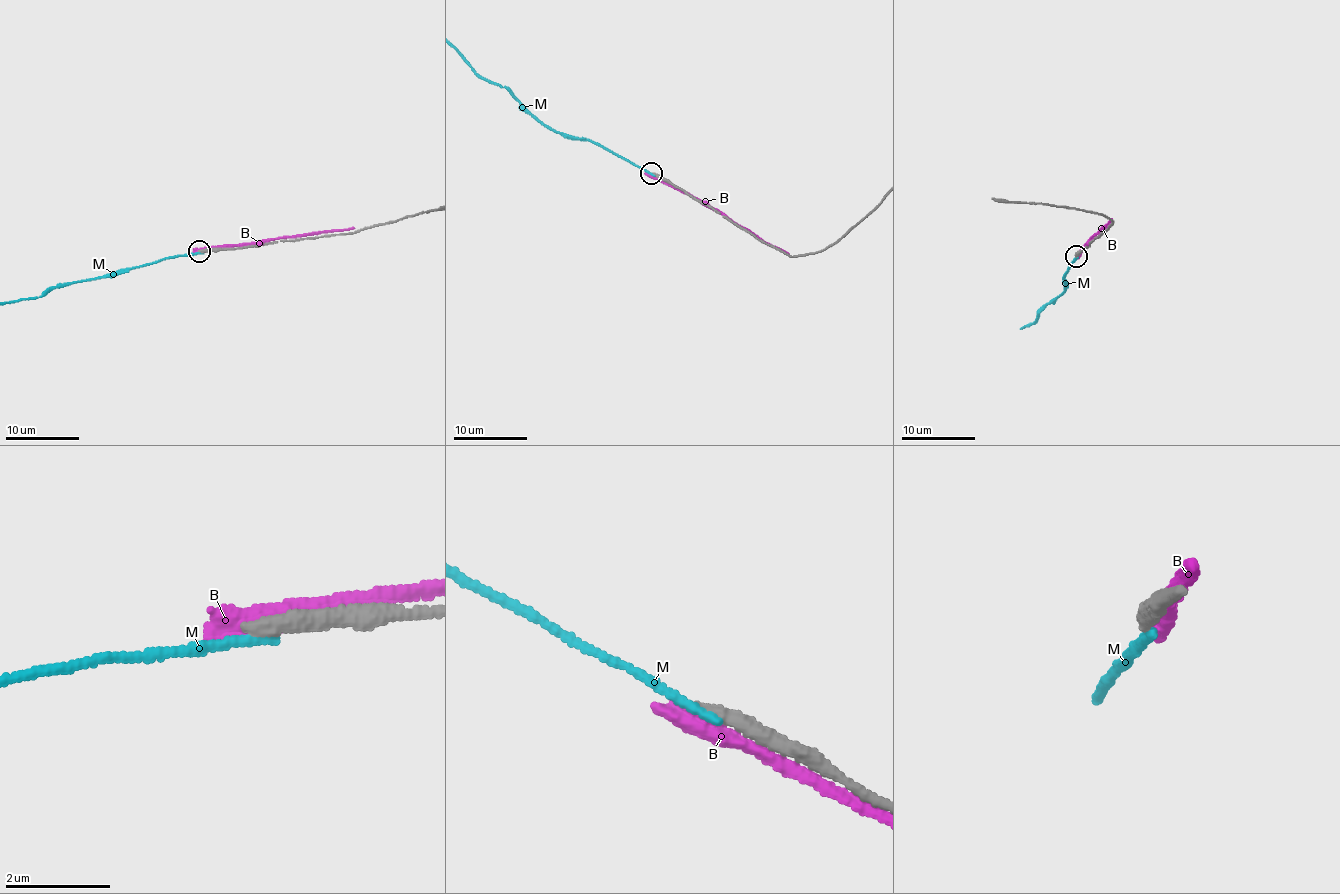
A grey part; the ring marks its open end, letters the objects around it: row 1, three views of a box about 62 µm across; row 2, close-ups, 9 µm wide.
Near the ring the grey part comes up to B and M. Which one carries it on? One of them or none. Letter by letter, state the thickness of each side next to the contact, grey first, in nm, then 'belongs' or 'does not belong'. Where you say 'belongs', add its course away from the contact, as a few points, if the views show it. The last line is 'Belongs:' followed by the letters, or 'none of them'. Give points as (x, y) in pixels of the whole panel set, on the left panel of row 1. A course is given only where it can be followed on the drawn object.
B: calibres 320 and 320 nm; does not belong
M: calibres 360 and 160 nm; does not belong
Belongs: none of them

